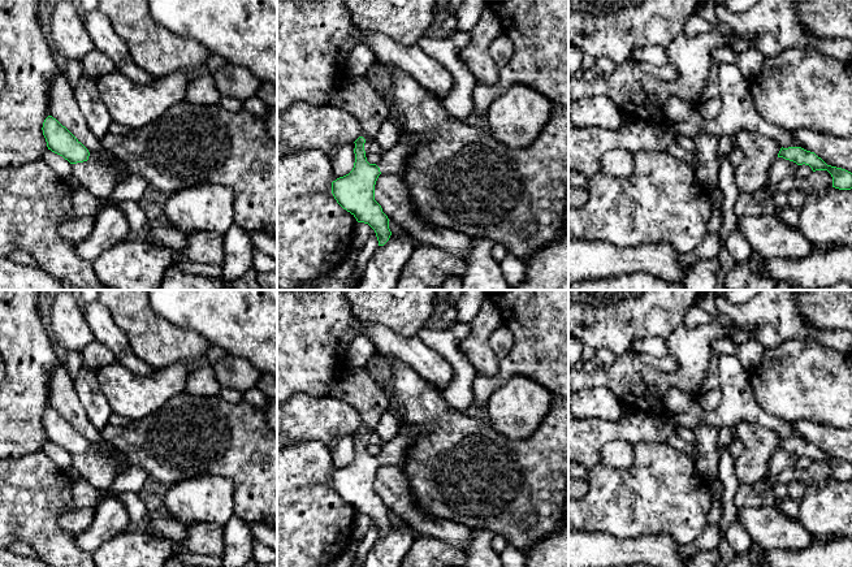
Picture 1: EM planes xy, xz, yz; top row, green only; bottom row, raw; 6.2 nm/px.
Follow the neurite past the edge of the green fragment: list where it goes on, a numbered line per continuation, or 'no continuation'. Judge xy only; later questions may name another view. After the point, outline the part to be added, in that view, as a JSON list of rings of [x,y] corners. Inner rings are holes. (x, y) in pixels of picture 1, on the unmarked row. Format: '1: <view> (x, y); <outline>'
1: xy (120, 462); [[[107,442],[98,443],[98,445],[90,445],[88,451],[103,453],[108,455],[113,460],[114,466],[117,467],[118,475],[130,466],[127,460],[125,459],[125,456],[122,456],[117,450],[114,450]]]

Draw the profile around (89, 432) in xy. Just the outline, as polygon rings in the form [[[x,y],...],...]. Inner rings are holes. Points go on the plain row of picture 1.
[[[65,363],[57,364],[49,377],[48,407],[56,410],[81,433],[90,445],[104,443],[99,430],[92,427],[75,393],[74,380]]]

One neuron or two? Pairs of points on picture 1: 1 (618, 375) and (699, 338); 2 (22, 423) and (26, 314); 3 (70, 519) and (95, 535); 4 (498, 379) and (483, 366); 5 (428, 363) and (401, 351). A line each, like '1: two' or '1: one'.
1: one
2: one
3: two
4: two
5: one

